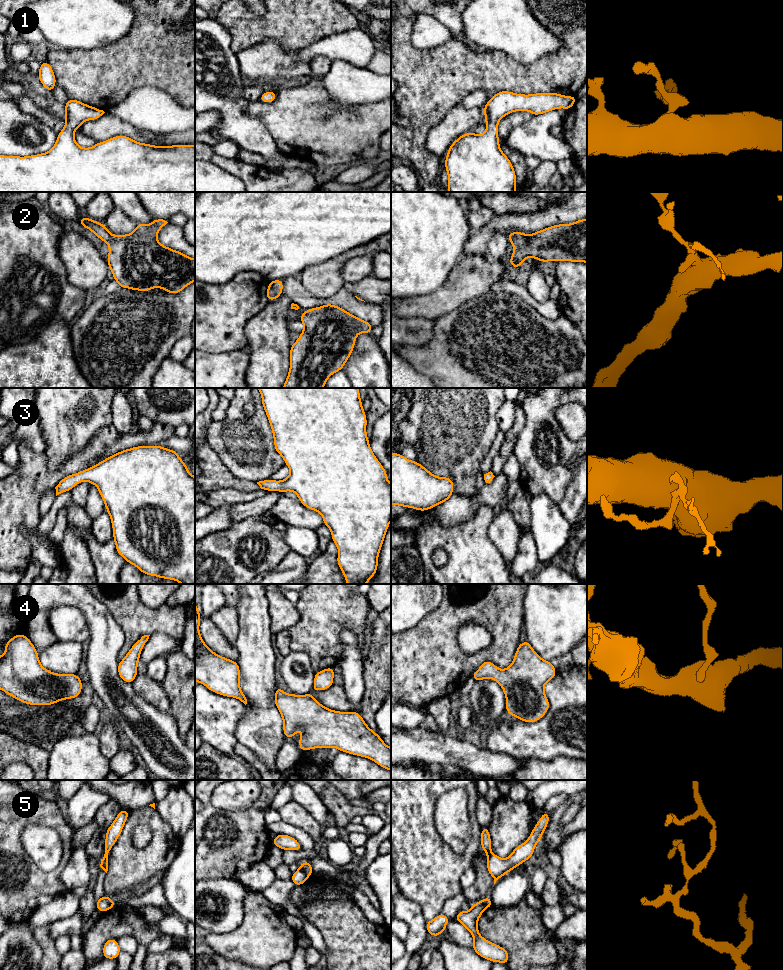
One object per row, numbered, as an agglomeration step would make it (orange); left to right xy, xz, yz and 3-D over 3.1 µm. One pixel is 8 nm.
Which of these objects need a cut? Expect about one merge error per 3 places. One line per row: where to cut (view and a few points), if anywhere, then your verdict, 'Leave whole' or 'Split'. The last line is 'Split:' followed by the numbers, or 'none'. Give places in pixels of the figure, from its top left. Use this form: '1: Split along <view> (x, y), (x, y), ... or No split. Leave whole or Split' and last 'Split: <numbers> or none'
1: No split. Leave whole
2: No split. Leave whole
3: No split. Leave whole
4: No split. Leave whole
5: Split along yz (482, 901), (484, 909). Split
Split: 5

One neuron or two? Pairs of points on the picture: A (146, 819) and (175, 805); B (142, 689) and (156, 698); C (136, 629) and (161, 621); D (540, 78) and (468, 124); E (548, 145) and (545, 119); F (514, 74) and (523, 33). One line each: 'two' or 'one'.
A: two
B: one
C: one
D: two
E: one
F: two

